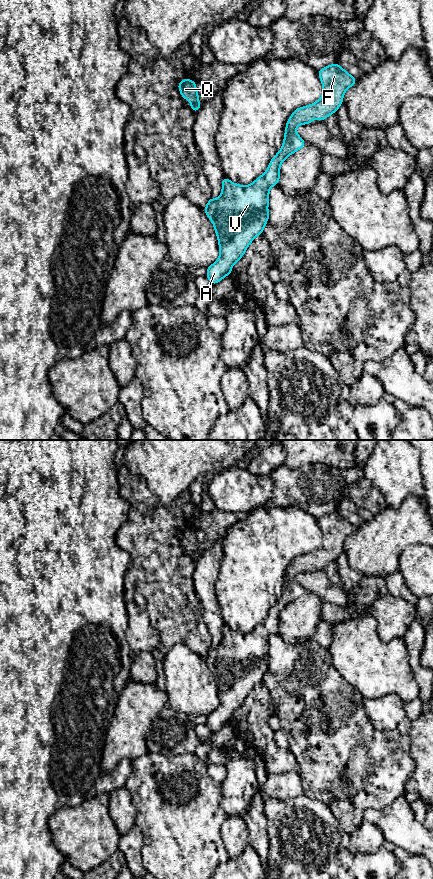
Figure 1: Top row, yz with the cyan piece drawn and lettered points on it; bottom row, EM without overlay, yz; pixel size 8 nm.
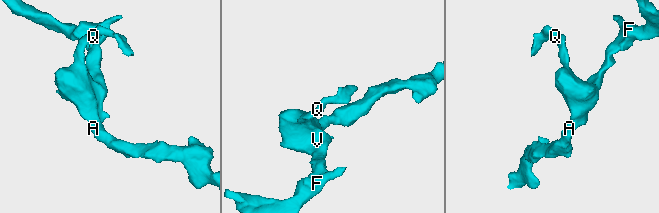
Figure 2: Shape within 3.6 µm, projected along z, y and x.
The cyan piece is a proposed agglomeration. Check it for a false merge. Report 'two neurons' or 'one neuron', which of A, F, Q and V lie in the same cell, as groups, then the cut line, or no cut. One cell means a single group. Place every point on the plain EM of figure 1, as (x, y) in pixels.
one neuron; A F Q V; no cut

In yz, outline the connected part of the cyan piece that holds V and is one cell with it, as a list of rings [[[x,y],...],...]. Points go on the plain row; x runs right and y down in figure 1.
[[[338,511],[323,515],[318,519],[318,523],[323,534],[321,547],[312,553],[294,558],[286,571],[284,591],[280,599],[270,609],[265,621],[247,634],[235,632],[224,624],[221,643],[216,648],[210,645],[207,654],[203,657],[214,673],[220,698],[218,708],[207,716],[206,725],[211,732],[217,732],[225,724],[230,723],[233,713],[245,702],[249,692],[256,684],[263,682],[264,674],[269,667],[269,637],[272,634],[278,633],[280,613],[289,603],[306,593],[305,589],[295,580],[298,573],[309,572],[315,566],[323,569],[332,561],[336,561],[343,551],[345,539],[357,530],[357,527],[341,516]]]

